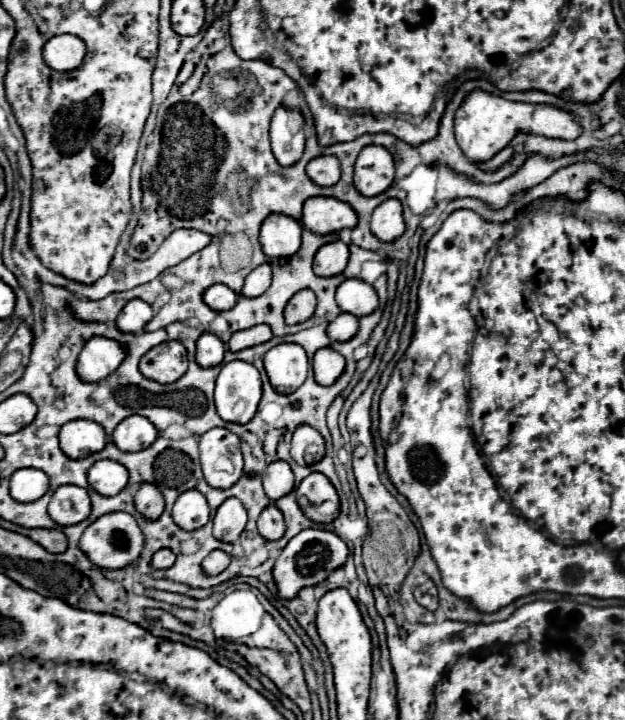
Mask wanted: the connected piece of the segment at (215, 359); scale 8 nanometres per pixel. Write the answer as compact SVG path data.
M204 332L198 340L196 340L196 362L202 368L212 368L222 364L224 358L224 342L210 332Z

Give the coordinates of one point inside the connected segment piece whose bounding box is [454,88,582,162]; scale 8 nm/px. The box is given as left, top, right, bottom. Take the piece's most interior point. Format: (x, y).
(484, 124)

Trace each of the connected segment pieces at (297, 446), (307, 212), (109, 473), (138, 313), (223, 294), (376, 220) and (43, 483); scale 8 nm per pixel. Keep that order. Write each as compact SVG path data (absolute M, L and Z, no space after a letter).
M300 424L292 436L292 458L300 466L312 466L324 458L324 438L308 424Z
M312 196L302 208L302 226L316 234L340 232L342 228L356 226L356 212L336 198Z
M98 460L88 470L88 484L102 496L116 496L128 482L128 470L114 460Z
M130 300L120 316L116 318L116 326L120 332L130 332L130 334L140 334L144 330L144 326L152 320L154 312L150 308L150 304L146 304L144 300Z
M212 284L212 286L204 292L202 300L204 300L204 304L206 304L208 308L212 308L214 312L224 312L224 310L234 308L234 304L236 304L236 300L238 300L238 294L232 292L232 290L230 290L228 286L224 286L224 284Z
M396 198L384 200L372 214L372 234L382 242L392 242L404 234L402 204Z
M36 468L16 470L10 478L10 496L18 502L34 502L48 490L48 476Z

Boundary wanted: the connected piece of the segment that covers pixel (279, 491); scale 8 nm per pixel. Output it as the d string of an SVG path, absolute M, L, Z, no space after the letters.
M276 460L266 468L266 472L262 476L262 482L264 482L266 496L270 500L278 500L294 488L294 474L292 474L288 462Z

